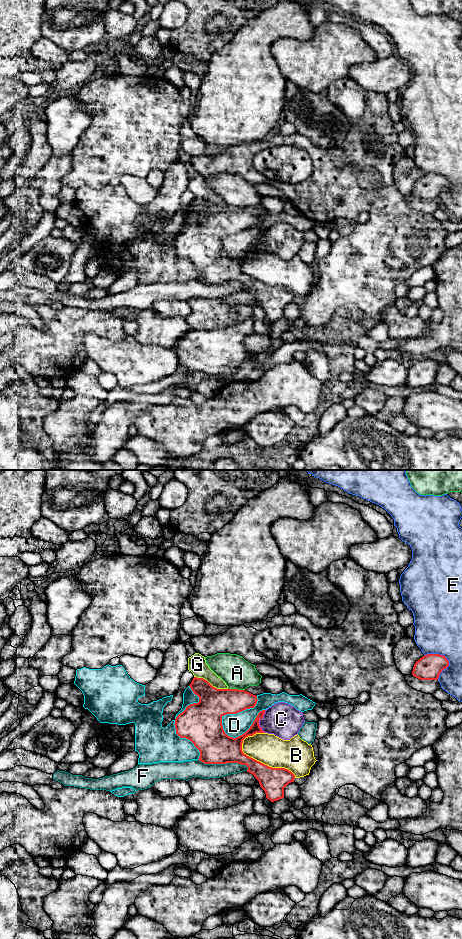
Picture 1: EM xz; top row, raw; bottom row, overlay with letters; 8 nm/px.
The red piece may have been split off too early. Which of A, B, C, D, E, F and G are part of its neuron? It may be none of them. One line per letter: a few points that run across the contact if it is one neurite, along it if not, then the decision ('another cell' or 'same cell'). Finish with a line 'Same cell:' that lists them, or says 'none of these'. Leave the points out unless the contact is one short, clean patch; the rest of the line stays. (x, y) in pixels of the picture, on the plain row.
A: another cell
B: another cell
C: another cell
D: another cell
E: another cell
F: another cell
G: line xz (194, 196), (206, 199), (217, 208), (228, 208); another cell
Same cell: none of these

